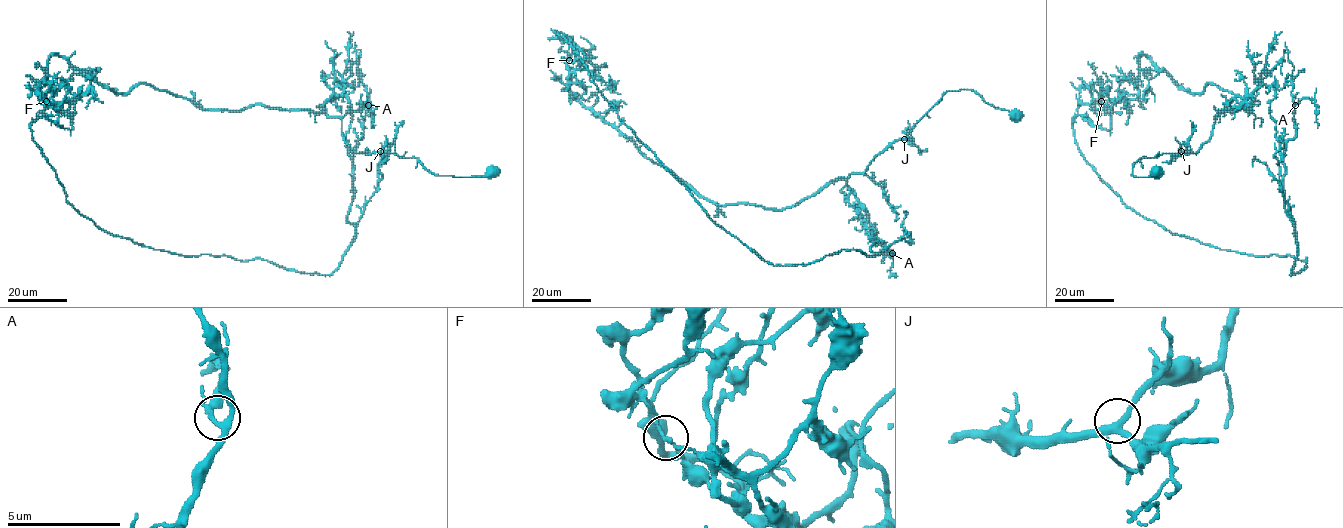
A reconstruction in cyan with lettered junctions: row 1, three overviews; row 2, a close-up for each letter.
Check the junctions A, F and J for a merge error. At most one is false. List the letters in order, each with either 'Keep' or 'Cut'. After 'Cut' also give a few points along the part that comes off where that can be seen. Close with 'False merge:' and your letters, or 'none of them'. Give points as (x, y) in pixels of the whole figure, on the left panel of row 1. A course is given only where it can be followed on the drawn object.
A: Keep
F: Cut. Course of the part to remove: (46, 101), (32, 139), (101, 229), (330, 275), (354, 236), (359, 49)
J: Keep
False merge: F

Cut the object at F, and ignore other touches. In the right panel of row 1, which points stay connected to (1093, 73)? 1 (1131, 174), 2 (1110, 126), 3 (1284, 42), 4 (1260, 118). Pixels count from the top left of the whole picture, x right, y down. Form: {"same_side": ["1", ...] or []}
{"same_side": ["1", "3", "4"]}

